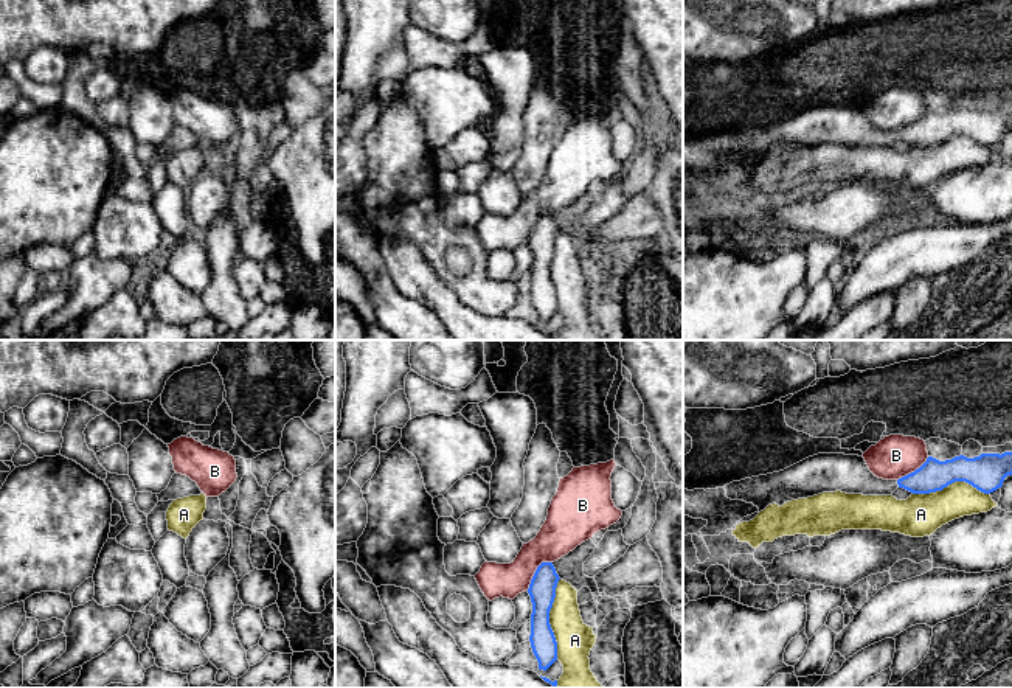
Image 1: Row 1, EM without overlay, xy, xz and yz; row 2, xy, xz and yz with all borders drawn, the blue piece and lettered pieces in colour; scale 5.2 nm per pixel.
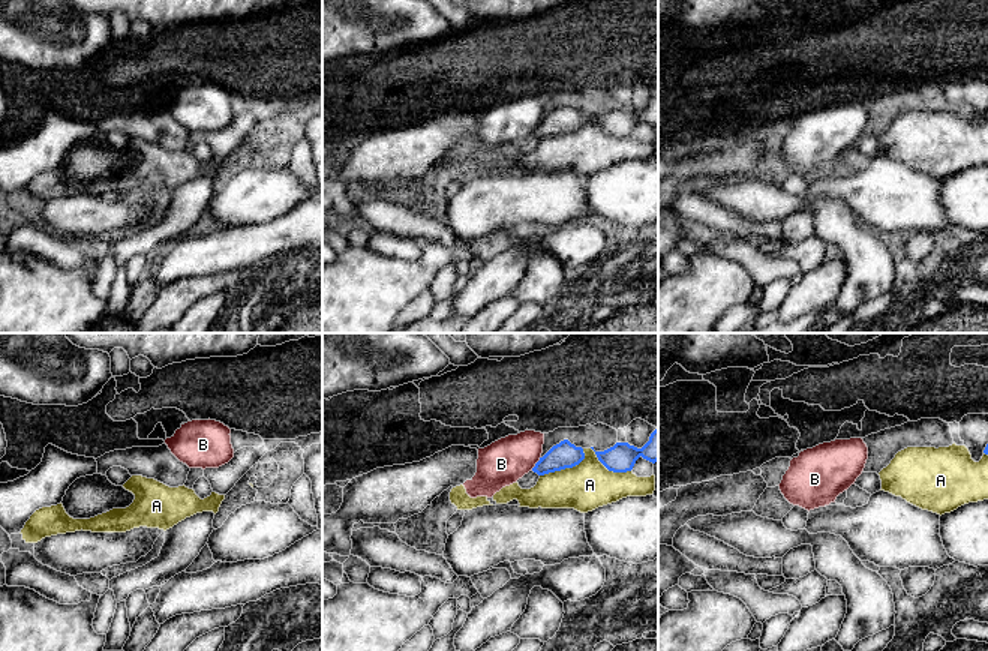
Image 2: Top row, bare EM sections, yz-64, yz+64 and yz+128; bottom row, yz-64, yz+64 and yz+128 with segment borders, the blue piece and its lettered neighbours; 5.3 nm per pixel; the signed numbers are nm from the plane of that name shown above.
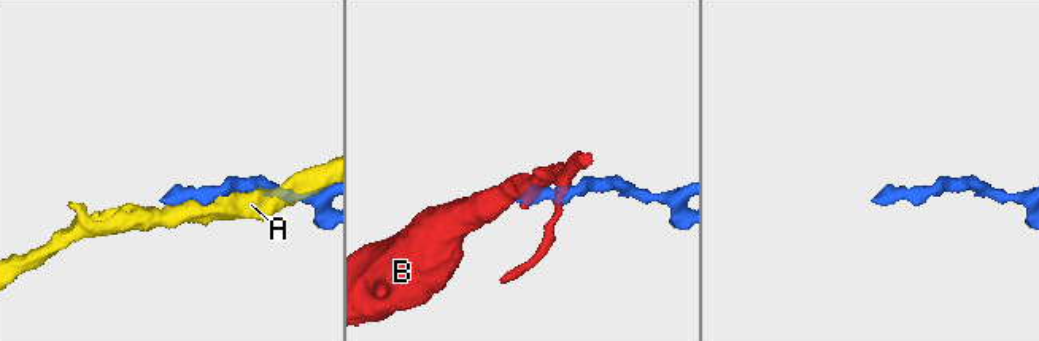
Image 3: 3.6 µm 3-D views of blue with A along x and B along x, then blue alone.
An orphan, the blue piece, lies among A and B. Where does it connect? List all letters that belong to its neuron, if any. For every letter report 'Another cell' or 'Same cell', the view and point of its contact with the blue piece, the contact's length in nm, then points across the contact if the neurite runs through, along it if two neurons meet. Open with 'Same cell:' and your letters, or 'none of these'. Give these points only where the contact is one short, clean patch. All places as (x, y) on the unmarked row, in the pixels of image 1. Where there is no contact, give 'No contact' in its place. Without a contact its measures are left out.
Same cell: none of these
A: Another cell. Touches blue at xz (548, 271). Shared border 420 nm
B: Another cell. Touches blue at xz (536, 224). Shared border 200 nm. Boundary: xz (551, 213), (544, 213), (537, 219), (526, 241)

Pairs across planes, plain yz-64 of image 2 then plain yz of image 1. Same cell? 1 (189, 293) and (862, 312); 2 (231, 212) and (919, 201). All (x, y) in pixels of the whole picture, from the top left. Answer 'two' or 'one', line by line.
1: one
2: two

